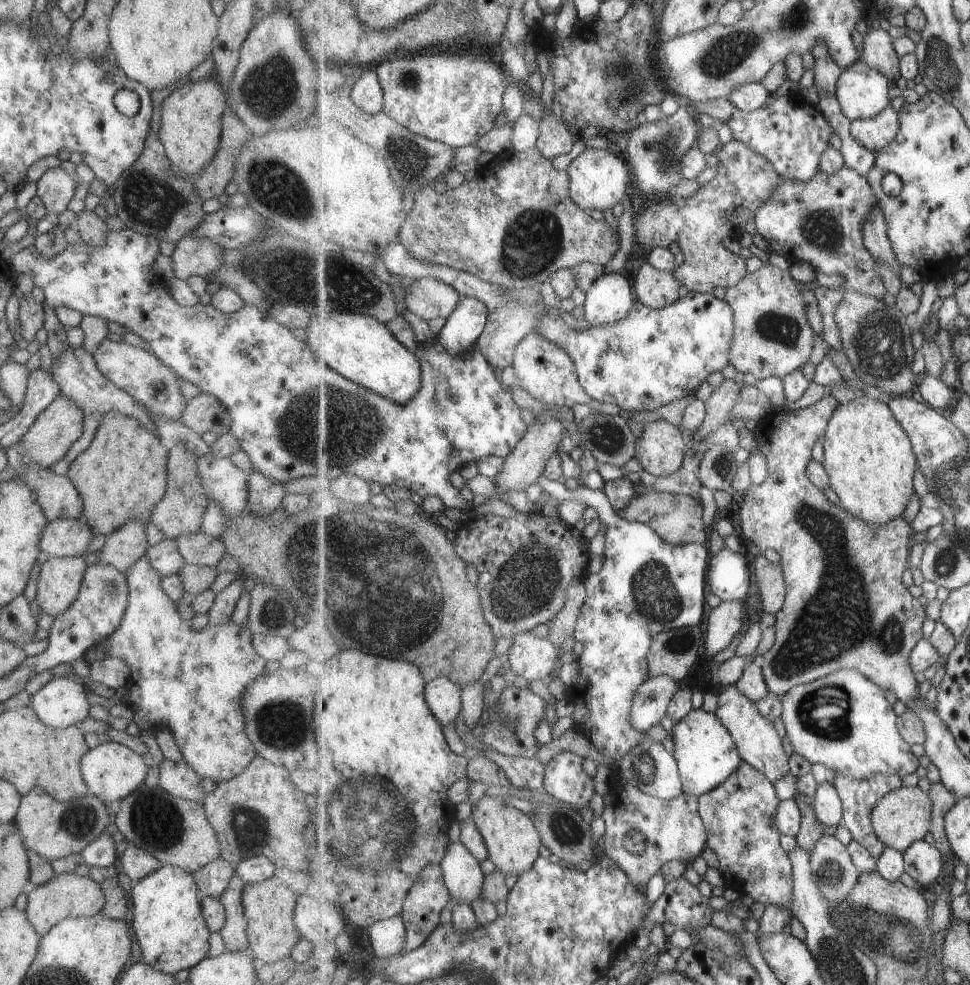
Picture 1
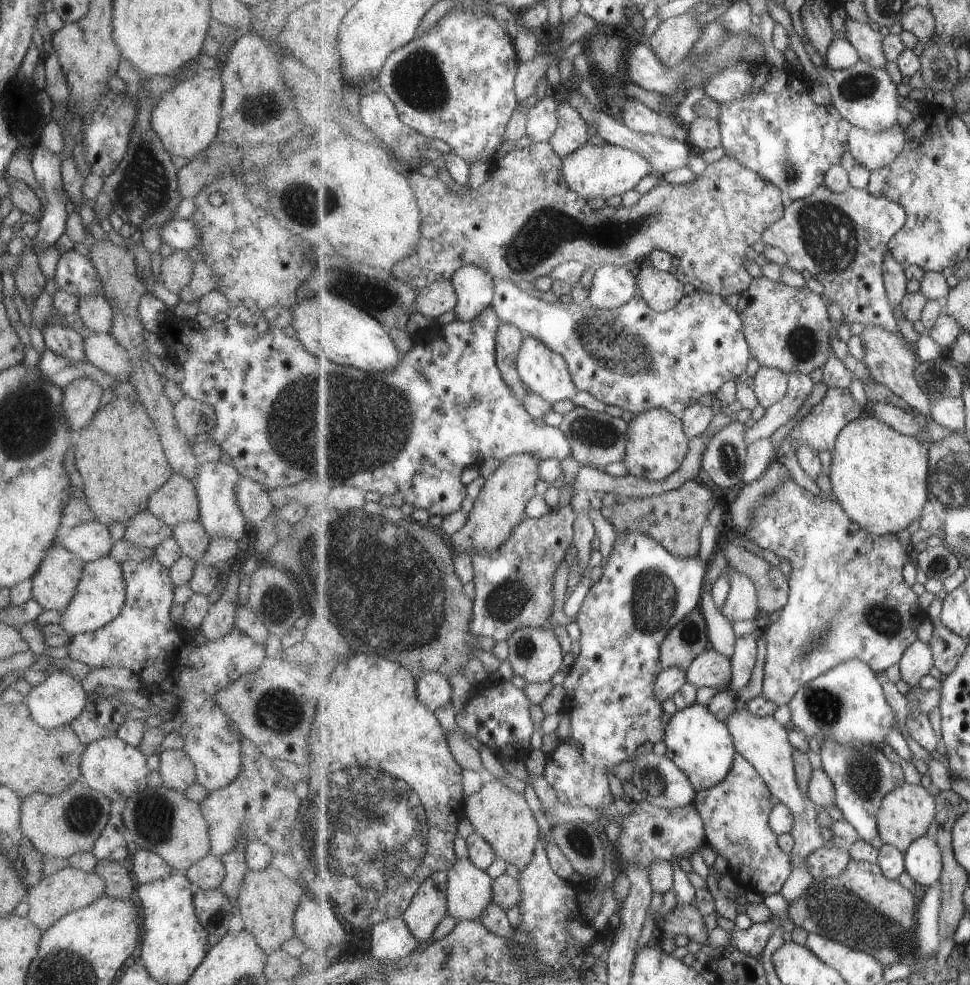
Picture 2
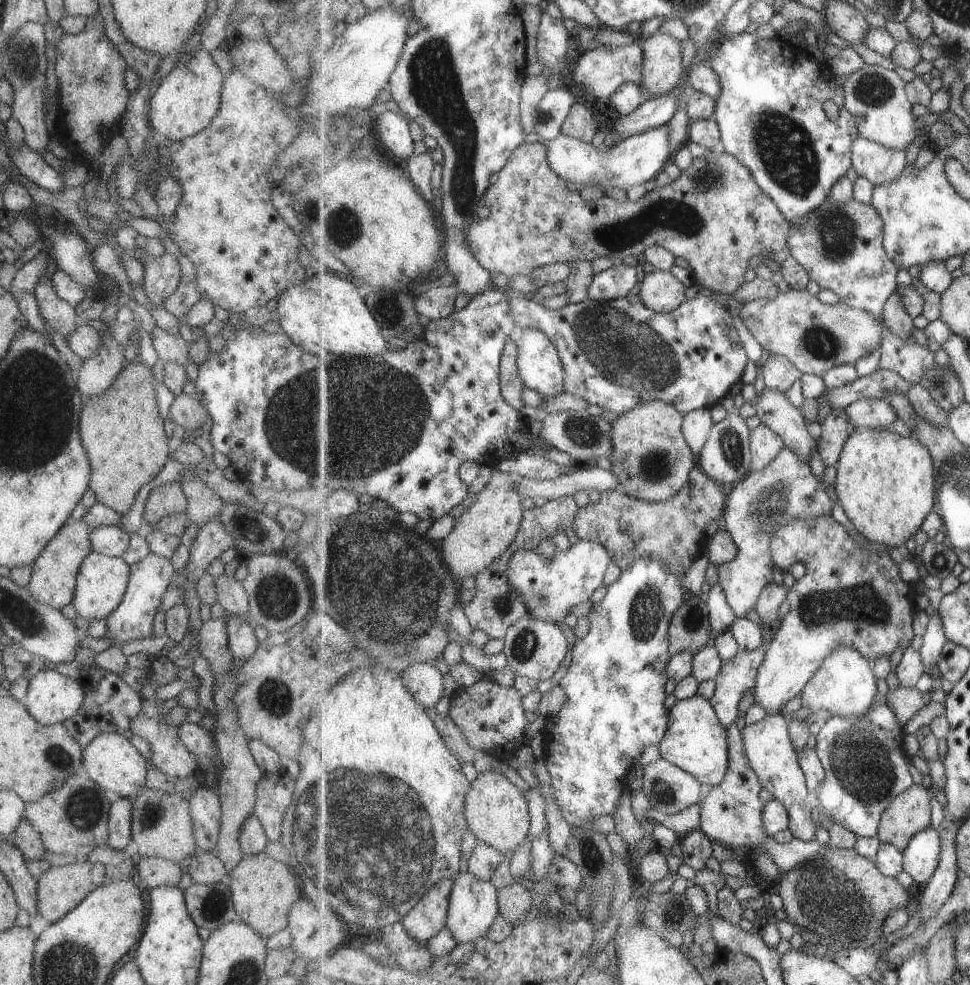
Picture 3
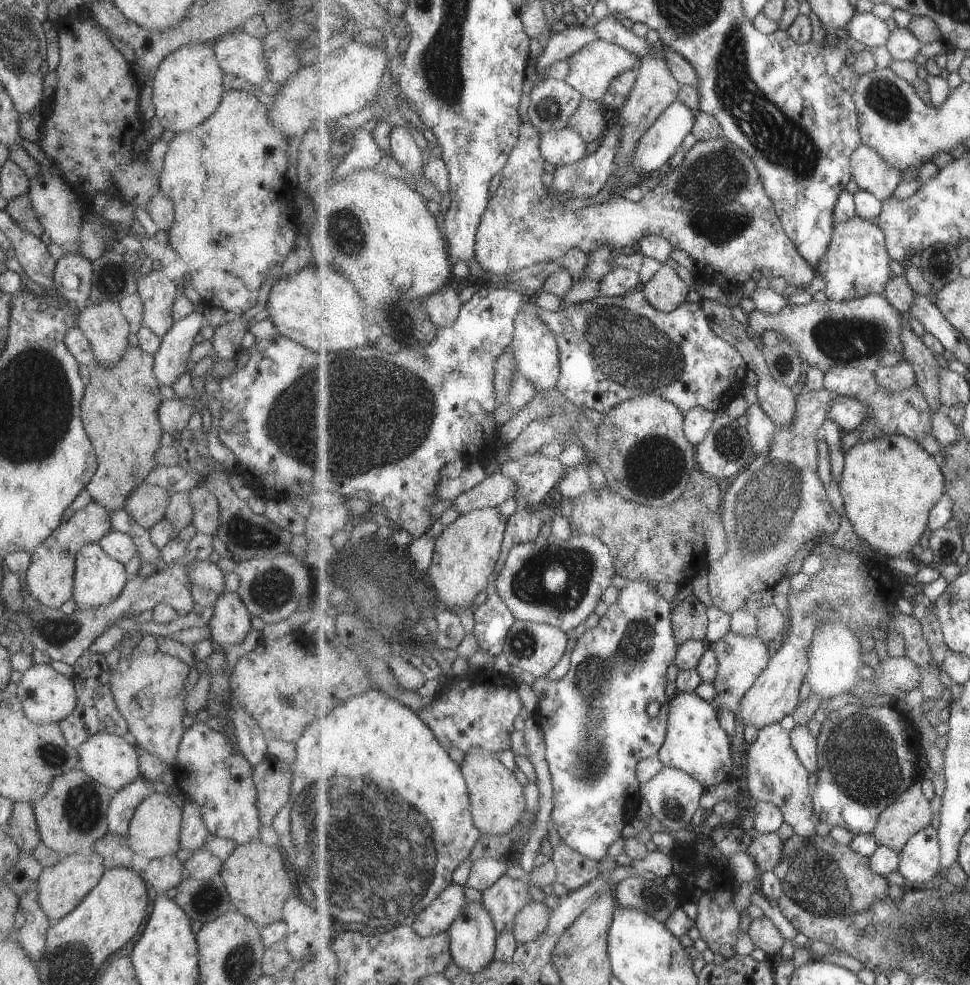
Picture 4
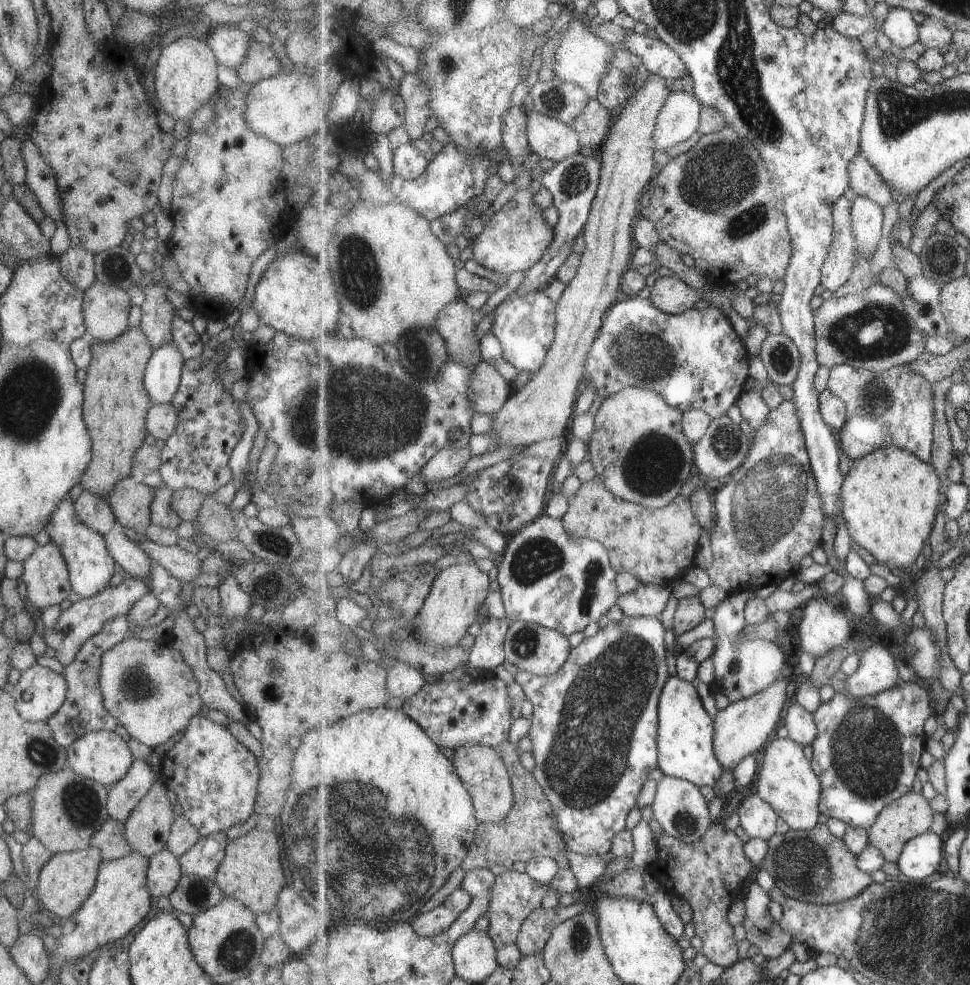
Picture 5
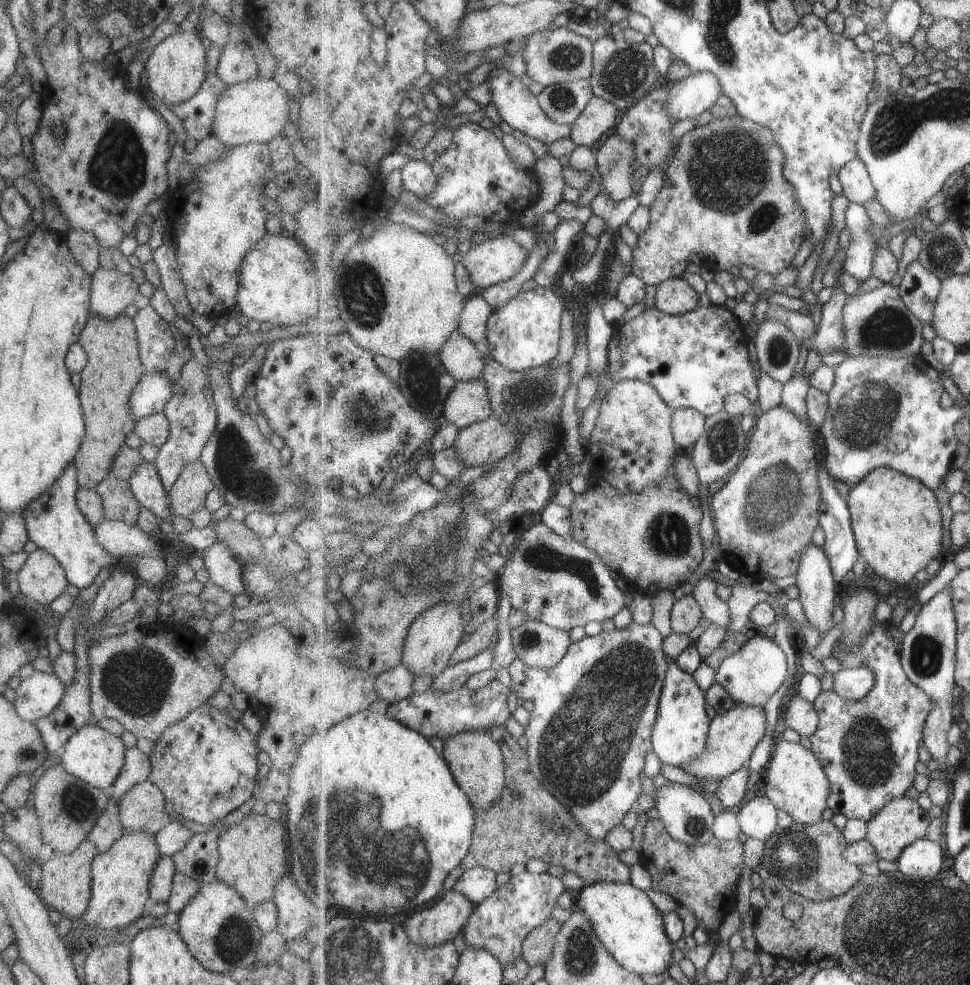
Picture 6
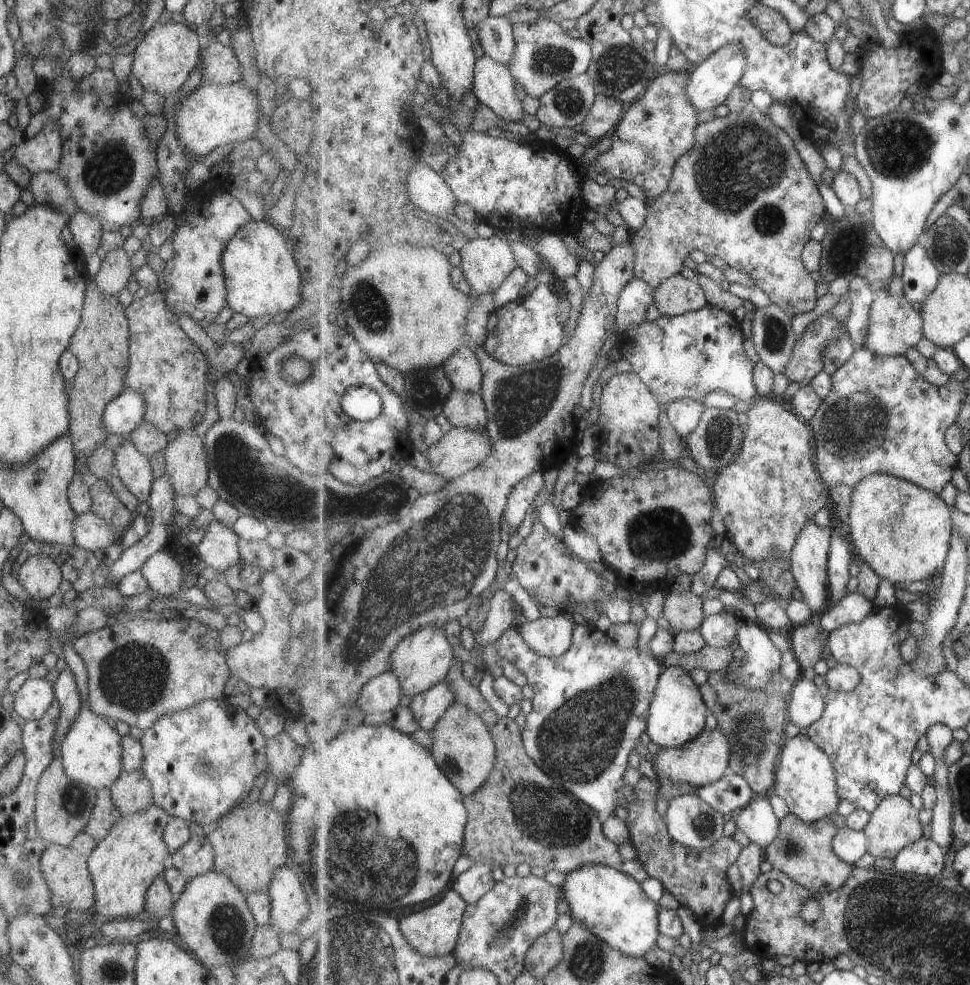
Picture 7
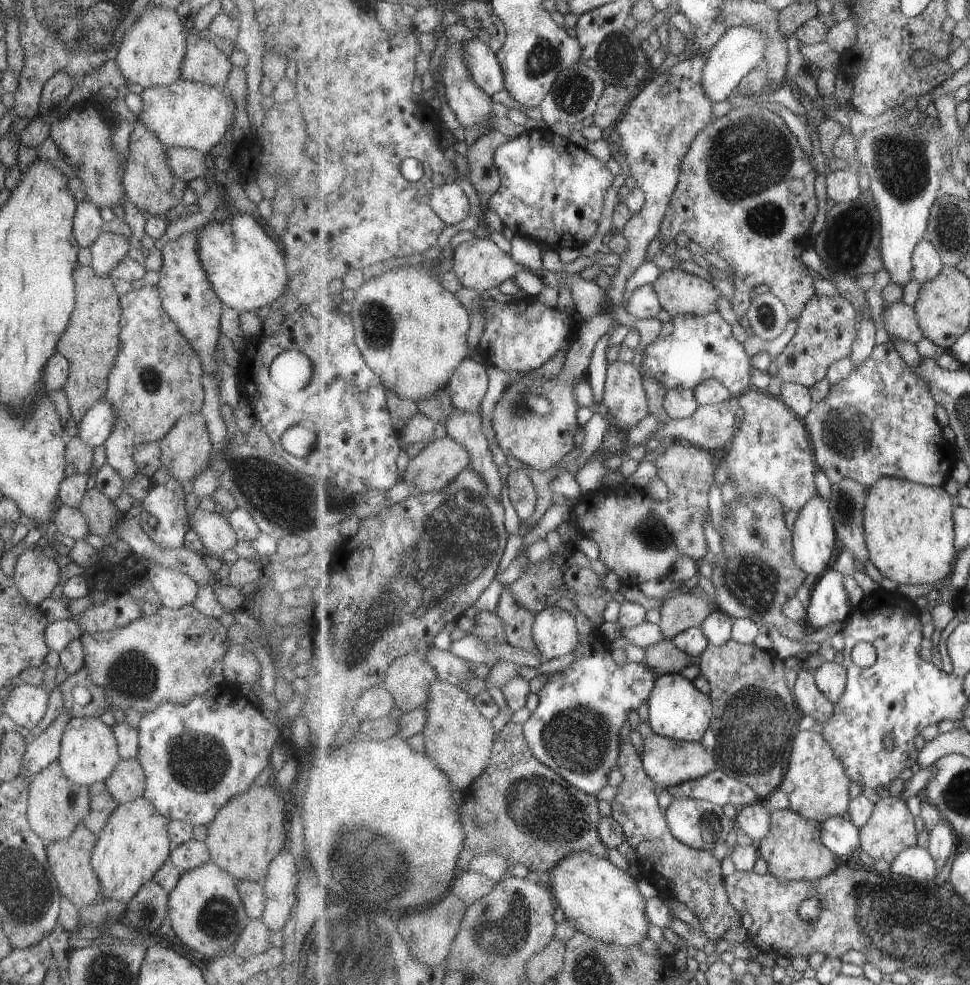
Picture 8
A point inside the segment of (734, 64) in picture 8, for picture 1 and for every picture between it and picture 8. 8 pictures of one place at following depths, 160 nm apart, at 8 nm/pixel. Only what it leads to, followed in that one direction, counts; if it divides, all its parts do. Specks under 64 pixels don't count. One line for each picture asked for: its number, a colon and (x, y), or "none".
1: (599, 179)
2: (610, 170)
3: (638, 160)
4: (664, 138)
5: (680, 117)
6: (688, 98)
7: (712, 82)

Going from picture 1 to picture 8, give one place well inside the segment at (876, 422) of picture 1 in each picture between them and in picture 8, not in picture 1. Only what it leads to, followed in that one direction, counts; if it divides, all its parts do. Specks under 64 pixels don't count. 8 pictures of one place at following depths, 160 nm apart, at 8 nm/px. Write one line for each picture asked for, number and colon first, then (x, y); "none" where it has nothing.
2: (881, 477)
3: (886, 484)
4: (890, 485)
5: (890, 497)
6: (898, 523)
7: (904, 531)
8: (910, 528)

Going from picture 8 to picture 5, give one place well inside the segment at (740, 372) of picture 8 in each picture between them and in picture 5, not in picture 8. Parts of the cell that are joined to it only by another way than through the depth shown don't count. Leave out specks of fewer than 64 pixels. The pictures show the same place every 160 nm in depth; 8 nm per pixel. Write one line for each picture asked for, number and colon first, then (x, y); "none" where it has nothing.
5: (696, 360)
6: (695, 360)
7: (686, 356)

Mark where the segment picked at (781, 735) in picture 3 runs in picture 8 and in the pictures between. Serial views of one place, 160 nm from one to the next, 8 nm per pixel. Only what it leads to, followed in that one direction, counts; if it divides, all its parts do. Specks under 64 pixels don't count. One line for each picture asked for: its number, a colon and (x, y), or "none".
4: (774, 771)
5: (787, 779)
6: (797, 782)
7: (806, 778)
8: (817, 784)

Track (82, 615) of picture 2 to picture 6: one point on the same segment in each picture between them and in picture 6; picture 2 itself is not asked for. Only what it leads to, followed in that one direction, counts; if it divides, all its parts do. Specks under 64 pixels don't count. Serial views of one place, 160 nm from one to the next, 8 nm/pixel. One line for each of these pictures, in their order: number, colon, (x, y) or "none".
3: (101, 580)
4: (97, 579)
5: (89, 564)
6: (53, 522)

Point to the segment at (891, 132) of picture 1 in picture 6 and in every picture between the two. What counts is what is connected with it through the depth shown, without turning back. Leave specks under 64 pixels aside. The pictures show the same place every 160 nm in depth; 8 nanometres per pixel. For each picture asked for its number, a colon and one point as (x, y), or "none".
2: (874, 150)
3: (880, 164)
4: (869, 169)
5: (865, 180)
6: (857, 186)

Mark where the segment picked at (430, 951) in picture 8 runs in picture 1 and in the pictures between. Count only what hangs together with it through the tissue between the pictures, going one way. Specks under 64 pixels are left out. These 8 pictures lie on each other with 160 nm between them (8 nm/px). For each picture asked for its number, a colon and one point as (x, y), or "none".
1: (429, 896)
2: (430, 904)
3: (430, 916)
4: (439, 917)
5: (432, 923)
6: (434, 926)
7: (434, 931)

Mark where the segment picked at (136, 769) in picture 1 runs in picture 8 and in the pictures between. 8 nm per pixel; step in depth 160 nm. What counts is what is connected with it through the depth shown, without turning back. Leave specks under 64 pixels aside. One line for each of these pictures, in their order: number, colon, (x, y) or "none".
2: (109, 766)
3: (110, 760)
4: (107, 758)
5: (102, 756)
6: (94, 755)
7: (91, 750)
8: (88, 752)

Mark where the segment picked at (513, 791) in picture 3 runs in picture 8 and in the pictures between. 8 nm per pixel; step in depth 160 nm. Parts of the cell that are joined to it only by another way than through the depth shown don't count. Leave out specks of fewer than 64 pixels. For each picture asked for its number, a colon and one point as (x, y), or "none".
4: (498, 800)
5: (483, 770)
6: (477, 761)
7: (464, 747)
8: (459, 738)

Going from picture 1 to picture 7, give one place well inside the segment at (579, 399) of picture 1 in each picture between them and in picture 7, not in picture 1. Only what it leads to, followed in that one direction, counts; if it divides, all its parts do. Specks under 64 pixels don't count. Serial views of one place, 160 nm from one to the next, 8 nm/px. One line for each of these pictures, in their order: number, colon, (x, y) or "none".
2: (543, 371)
3: (541, 367)
4: (535, 348)
5: (526, 327)
6: (524, 334)
7: (526, 330)

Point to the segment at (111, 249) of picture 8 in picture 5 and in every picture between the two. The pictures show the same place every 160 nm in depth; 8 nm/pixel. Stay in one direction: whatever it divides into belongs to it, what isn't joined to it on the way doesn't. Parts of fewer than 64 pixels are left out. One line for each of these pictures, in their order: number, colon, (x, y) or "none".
5: (105, 307)
6: (110, 290)
7: (114, 270)

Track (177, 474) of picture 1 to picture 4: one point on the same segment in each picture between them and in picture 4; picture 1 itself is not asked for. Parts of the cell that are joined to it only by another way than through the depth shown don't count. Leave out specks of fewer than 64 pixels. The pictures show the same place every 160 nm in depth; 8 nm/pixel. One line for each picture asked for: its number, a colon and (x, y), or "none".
2: (175, 500)
3: (167, 499)
4: (146, 504)

